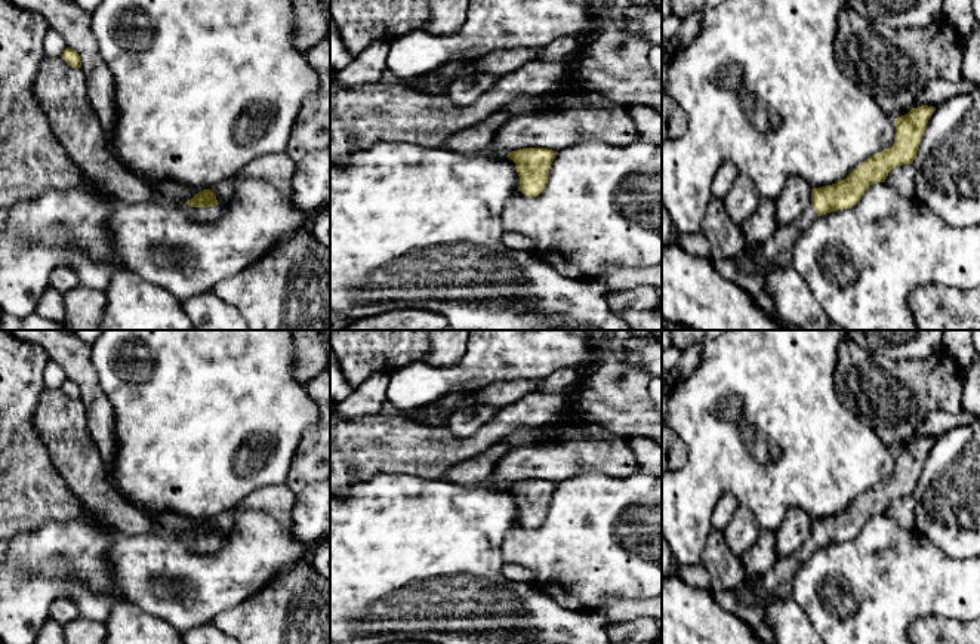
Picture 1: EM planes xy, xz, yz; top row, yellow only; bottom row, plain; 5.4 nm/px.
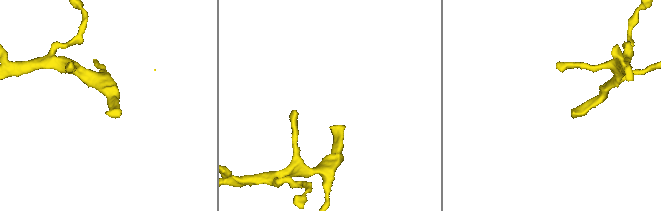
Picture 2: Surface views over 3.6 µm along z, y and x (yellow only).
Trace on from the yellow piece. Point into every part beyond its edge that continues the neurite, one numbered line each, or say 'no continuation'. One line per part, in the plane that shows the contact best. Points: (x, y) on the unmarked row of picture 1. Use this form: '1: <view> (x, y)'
1: xy (205, 547)

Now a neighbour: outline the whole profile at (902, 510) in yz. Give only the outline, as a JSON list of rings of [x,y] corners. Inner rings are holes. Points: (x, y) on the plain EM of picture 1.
[[[913,496],[896,497],[885,511],[902,529],[915,530],[915,499]]]

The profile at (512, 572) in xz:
[[[508,564],[502,567],[502,577],[515,582],[533,583],[534,576],[533,571],[520,566],[520,564]]]

